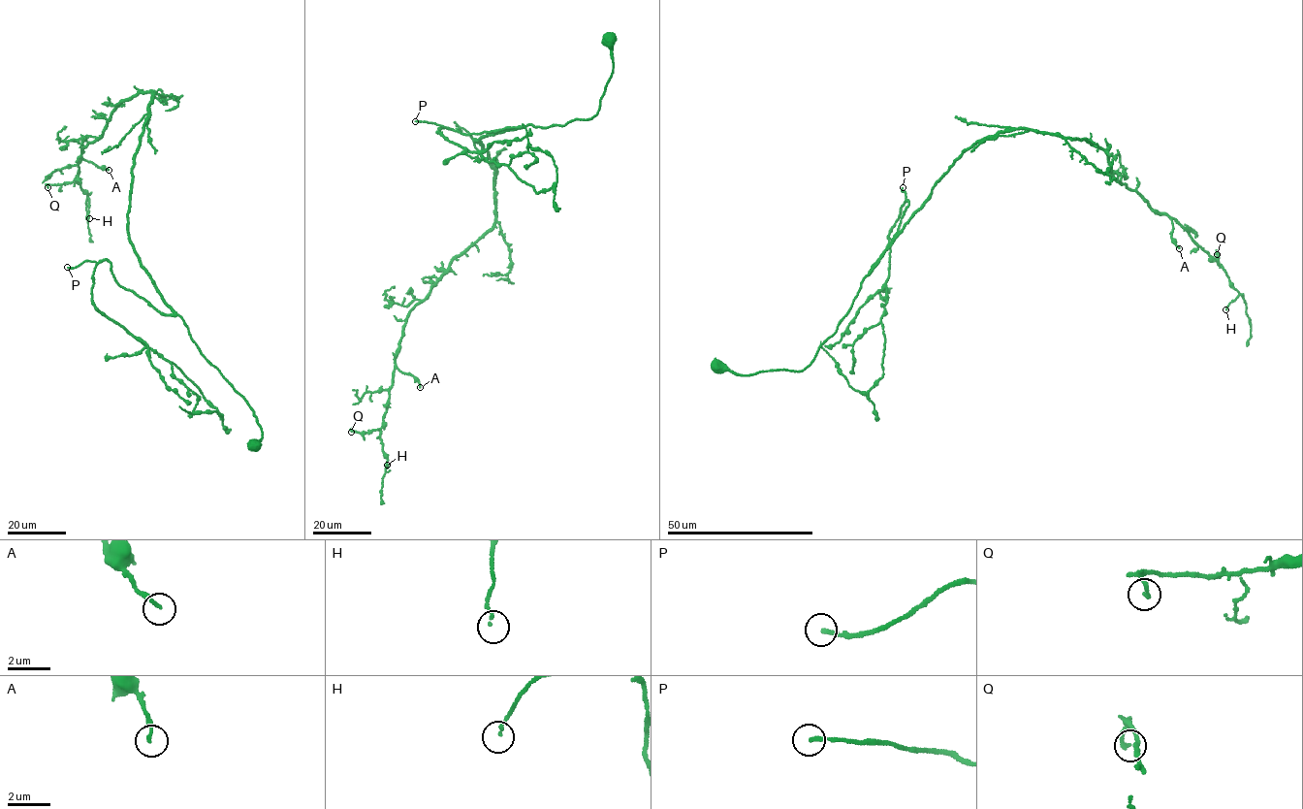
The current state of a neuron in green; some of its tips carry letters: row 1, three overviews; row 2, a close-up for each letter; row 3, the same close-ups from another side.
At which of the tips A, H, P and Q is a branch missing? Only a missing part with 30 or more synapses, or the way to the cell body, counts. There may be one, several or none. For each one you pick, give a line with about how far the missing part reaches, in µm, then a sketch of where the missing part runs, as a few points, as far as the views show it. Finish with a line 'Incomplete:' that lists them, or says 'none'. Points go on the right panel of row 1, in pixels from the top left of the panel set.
P: missing 60 µm; course (903, 187), (906, 185), (903, 176), (879, 204), (873, 206), (880, 193), (886, 191), (894, 196), (901, 192)
Incomplete: P

